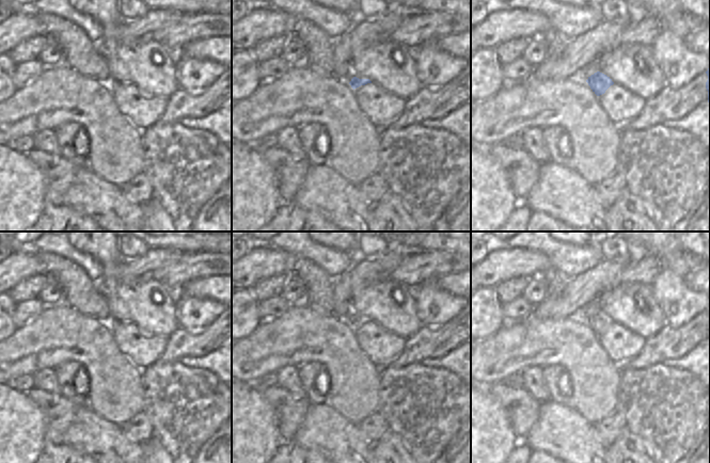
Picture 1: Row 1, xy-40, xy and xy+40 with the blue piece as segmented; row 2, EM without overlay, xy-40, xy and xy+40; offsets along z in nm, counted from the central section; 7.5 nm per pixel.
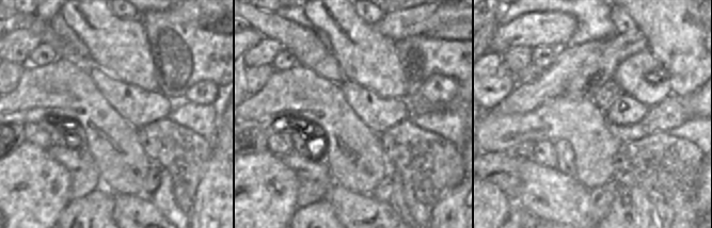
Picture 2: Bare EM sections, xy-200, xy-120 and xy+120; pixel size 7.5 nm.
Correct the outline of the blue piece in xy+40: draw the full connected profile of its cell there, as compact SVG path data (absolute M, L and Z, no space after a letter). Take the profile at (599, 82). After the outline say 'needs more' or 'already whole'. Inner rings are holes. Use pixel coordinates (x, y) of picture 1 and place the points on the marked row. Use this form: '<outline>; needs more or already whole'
M597 71L588 79L586 80L593 92L597 95L600 96L605 93L605 91L614 84L612 79L608 77L606 75Z; already whole

